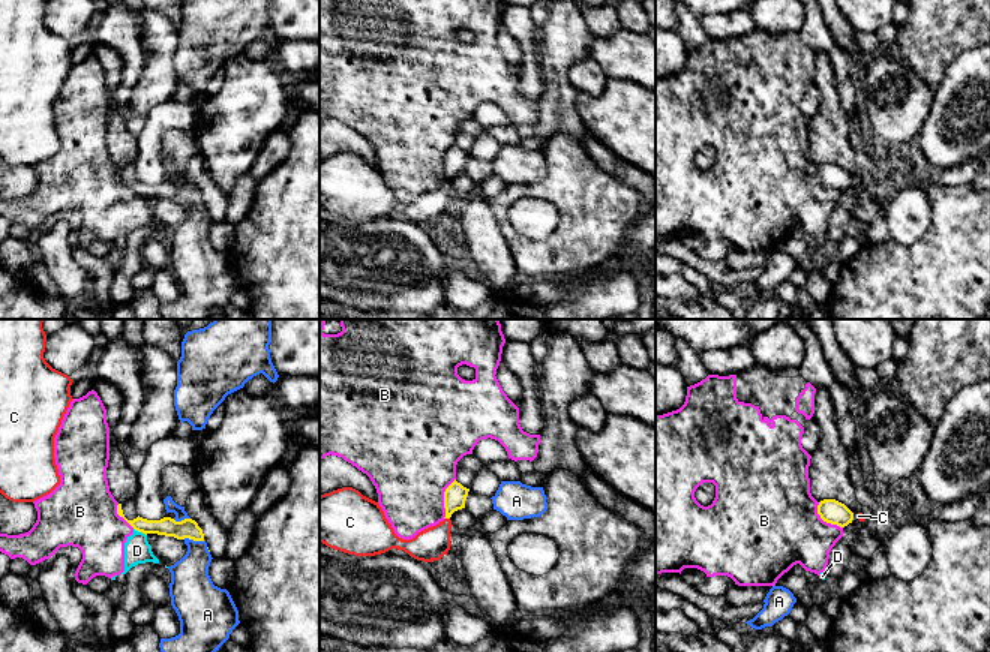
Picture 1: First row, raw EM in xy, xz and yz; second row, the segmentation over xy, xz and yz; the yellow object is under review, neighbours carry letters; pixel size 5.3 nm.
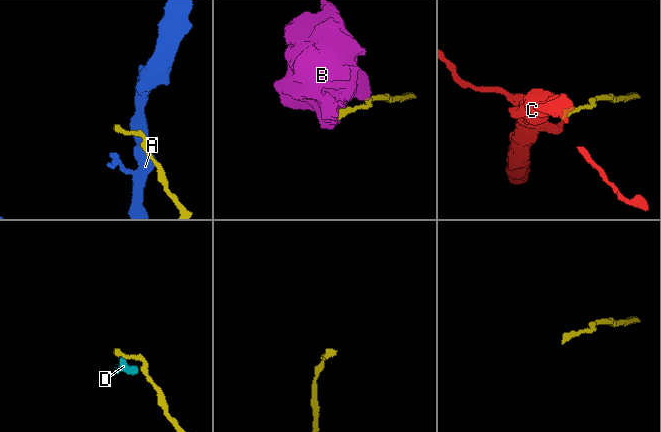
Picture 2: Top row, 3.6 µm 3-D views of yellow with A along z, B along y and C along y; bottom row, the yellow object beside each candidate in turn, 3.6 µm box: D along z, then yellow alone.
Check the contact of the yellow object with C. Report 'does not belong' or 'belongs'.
belongs

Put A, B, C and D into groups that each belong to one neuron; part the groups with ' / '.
A / B D / C

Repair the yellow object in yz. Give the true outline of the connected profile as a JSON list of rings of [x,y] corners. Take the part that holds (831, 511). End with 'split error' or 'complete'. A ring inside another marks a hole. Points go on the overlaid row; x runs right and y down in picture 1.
[[[824,499],[818,505],[818,514],[826,523],[837,525],[840,528],[848,526],[854,520],[854,513],[842,502],[836,499]]] | complete

